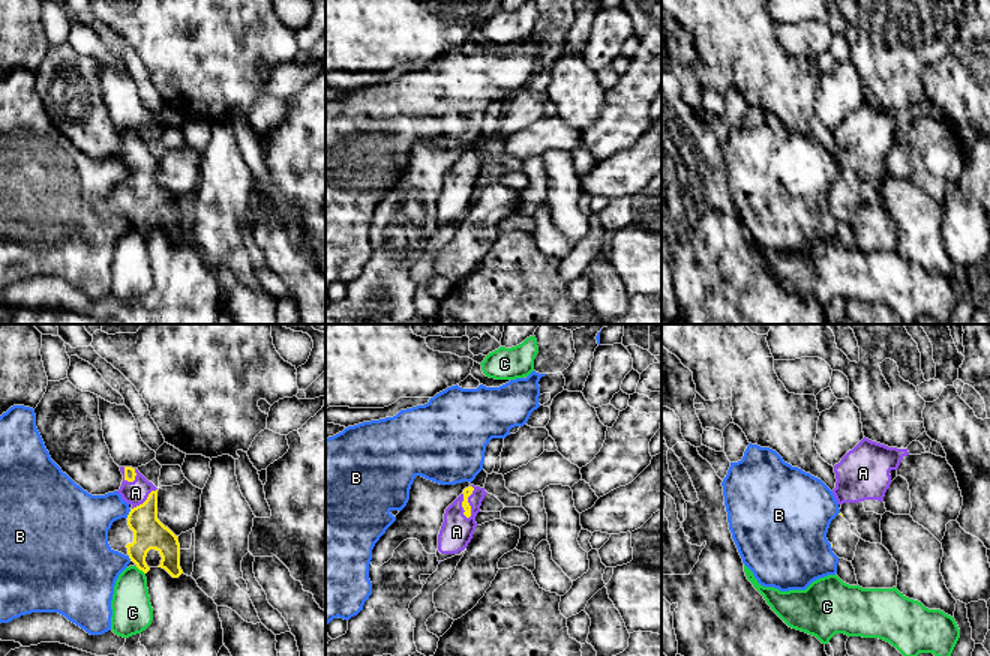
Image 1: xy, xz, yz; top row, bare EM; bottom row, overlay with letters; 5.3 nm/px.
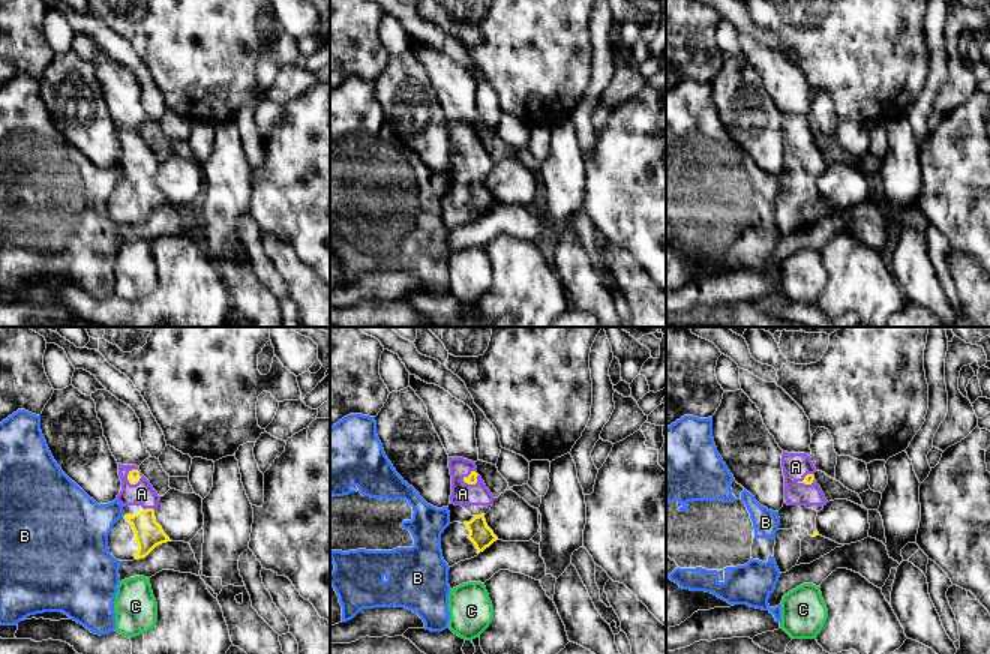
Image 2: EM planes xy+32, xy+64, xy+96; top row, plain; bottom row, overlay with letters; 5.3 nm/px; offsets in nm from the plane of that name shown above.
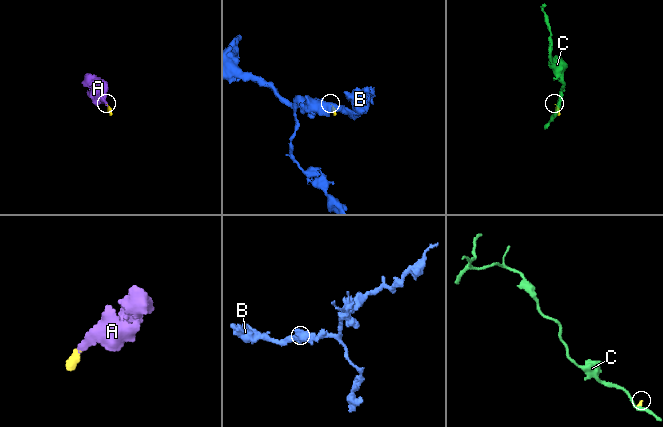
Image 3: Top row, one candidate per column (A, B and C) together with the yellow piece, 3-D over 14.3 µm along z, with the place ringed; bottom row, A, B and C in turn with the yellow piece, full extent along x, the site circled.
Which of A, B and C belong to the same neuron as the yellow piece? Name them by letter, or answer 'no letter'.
A

